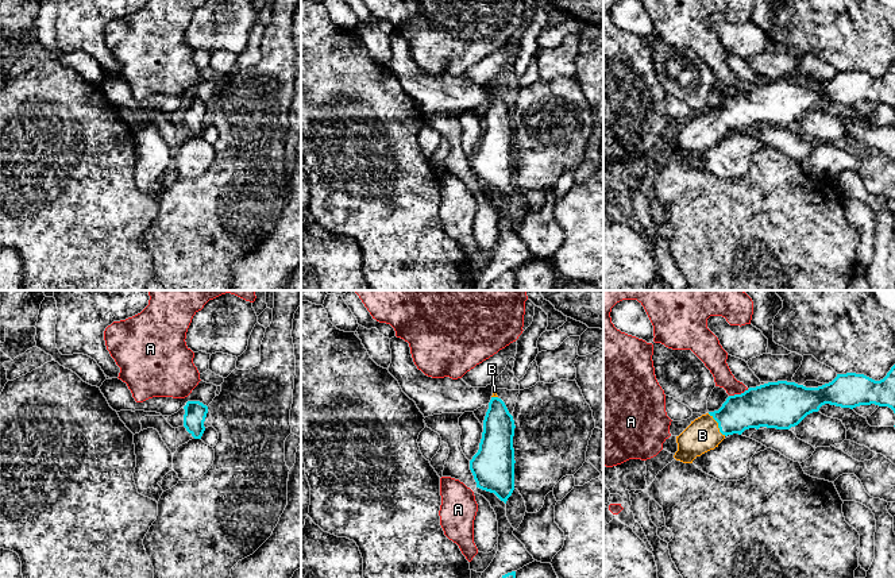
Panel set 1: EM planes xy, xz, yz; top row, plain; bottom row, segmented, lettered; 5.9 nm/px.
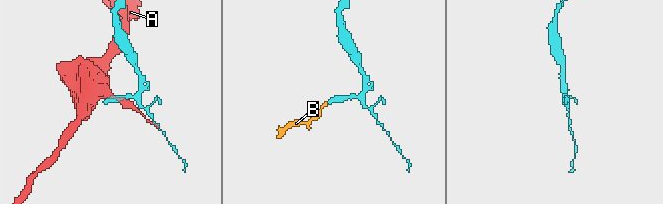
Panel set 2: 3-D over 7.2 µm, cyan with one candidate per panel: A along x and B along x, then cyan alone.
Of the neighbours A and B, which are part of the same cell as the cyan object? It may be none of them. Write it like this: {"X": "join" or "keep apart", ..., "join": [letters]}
{"A": "keep apart", "B": "join", "join": ["B"]}

